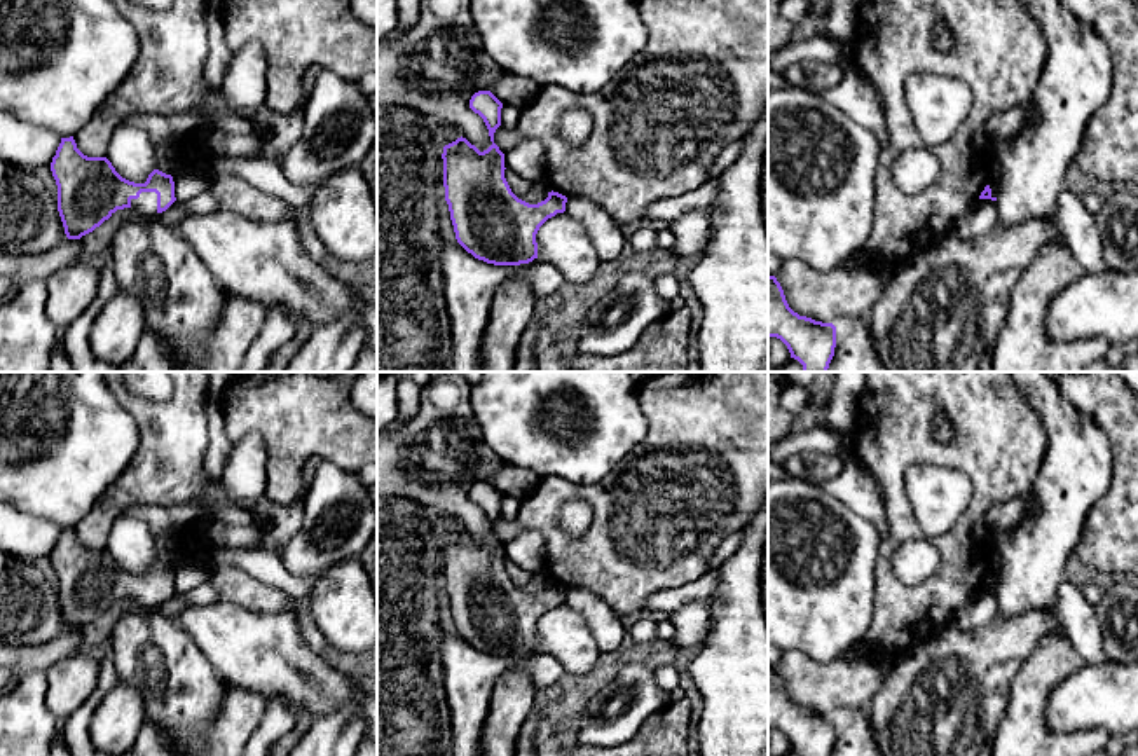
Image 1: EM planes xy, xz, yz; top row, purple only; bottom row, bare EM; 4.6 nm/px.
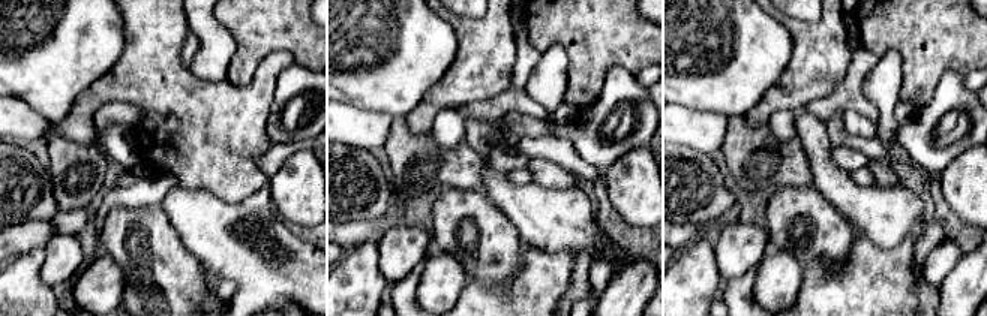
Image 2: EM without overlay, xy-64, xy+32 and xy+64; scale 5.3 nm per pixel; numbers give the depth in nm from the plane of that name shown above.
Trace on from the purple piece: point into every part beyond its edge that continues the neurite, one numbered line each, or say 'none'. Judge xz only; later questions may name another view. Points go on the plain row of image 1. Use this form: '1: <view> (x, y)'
none

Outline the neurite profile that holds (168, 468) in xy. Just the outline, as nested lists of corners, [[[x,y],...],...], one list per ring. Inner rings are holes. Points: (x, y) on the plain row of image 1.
[[[108,372],[108,388],[138,424],[138,450],[122,475],[98,498],[73,527],[77,540],[87,548],[106,548],[110,527],[129,506],[178,506],[195,499],[237,508],[220,480],[211,482],[204,470],[208,438],[208,372],[168,372],[173,382],[166,402],[134,395],[122,372]]]

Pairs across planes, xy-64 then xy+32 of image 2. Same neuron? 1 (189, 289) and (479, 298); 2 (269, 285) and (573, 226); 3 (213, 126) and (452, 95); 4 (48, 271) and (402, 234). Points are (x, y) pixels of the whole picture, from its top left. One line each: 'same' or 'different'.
1: different
2: same
3: same
4: same

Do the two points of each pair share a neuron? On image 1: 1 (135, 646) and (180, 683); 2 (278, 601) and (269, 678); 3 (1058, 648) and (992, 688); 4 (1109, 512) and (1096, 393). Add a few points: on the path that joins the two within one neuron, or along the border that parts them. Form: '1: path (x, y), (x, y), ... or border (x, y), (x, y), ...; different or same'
1: path (145, 648), (170, 673); same
2: border (236, 603), (259, 611), (292, 611); different
3: border (1041, 639), (1013, 680), (1009, 699), (1002, 711); different
4: path (1119, 482), (1119, 423); same

